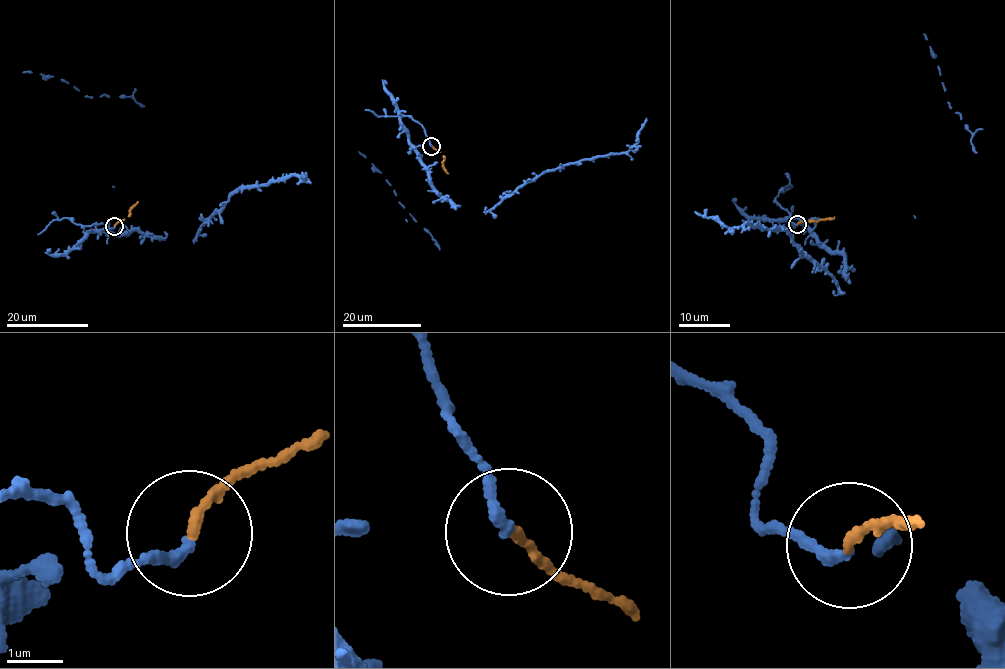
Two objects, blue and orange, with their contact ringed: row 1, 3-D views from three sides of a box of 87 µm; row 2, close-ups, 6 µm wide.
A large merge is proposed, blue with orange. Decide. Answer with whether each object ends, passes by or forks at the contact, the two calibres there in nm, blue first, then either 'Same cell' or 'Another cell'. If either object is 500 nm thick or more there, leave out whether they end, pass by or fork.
At the ring blue ends. At the ring orange ends. Thickness 180 nm (blue) against 170 nm. Same cell

